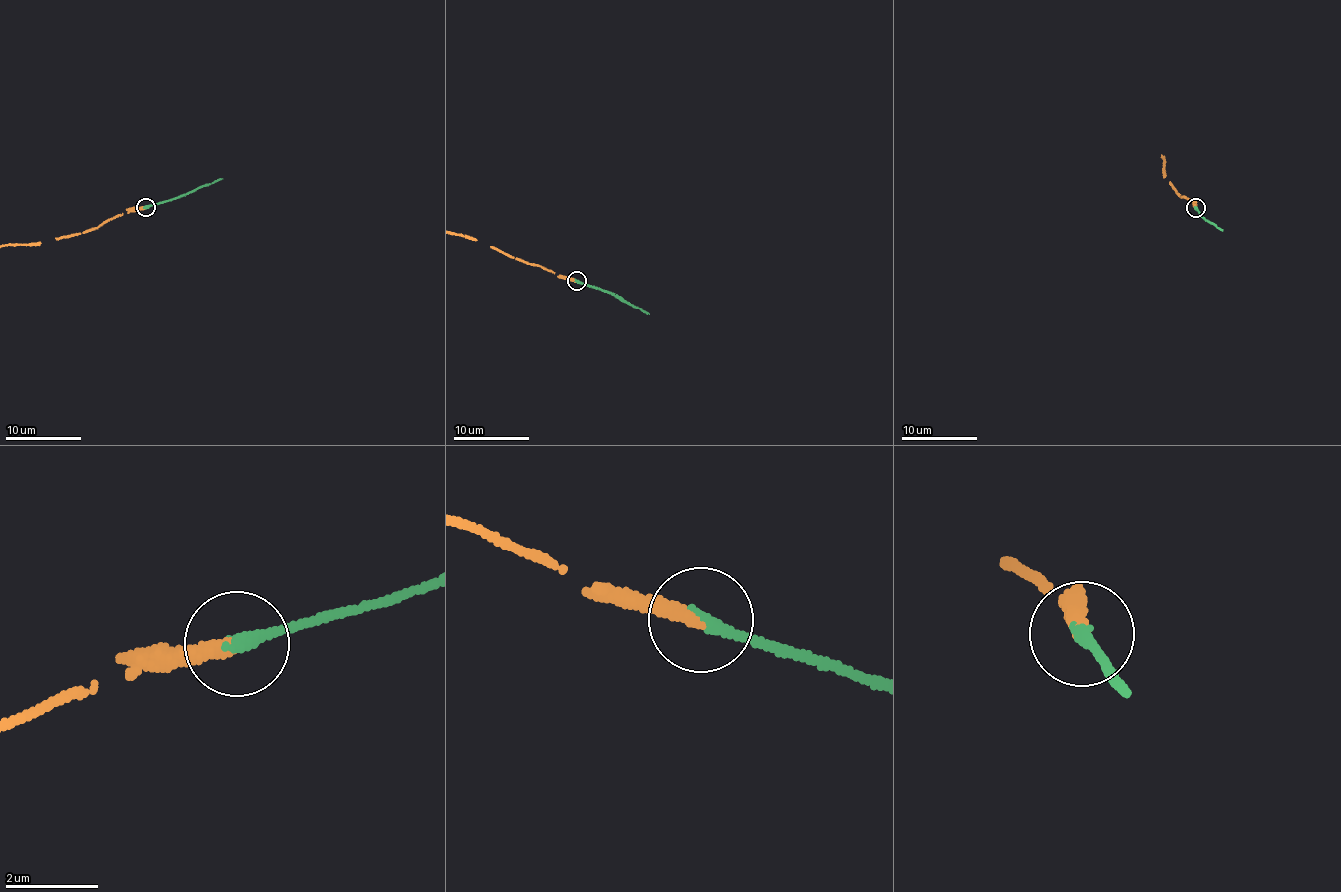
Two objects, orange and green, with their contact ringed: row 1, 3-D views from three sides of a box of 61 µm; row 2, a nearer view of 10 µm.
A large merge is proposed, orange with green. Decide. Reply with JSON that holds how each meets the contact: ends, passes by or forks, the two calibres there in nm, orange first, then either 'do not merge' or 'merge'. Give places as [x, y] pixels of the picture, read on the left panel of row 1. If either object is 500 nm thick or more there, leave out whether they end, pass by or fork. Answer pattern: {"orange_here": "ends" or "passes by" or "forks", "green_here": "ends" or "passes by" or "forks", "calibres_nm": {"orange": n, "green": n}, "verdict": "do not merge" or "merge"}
{"orange_here": "ends", "green_here": "ends", "calibres_nm": {"orange": 360, "green": 240}, "verdict": "merge"}

